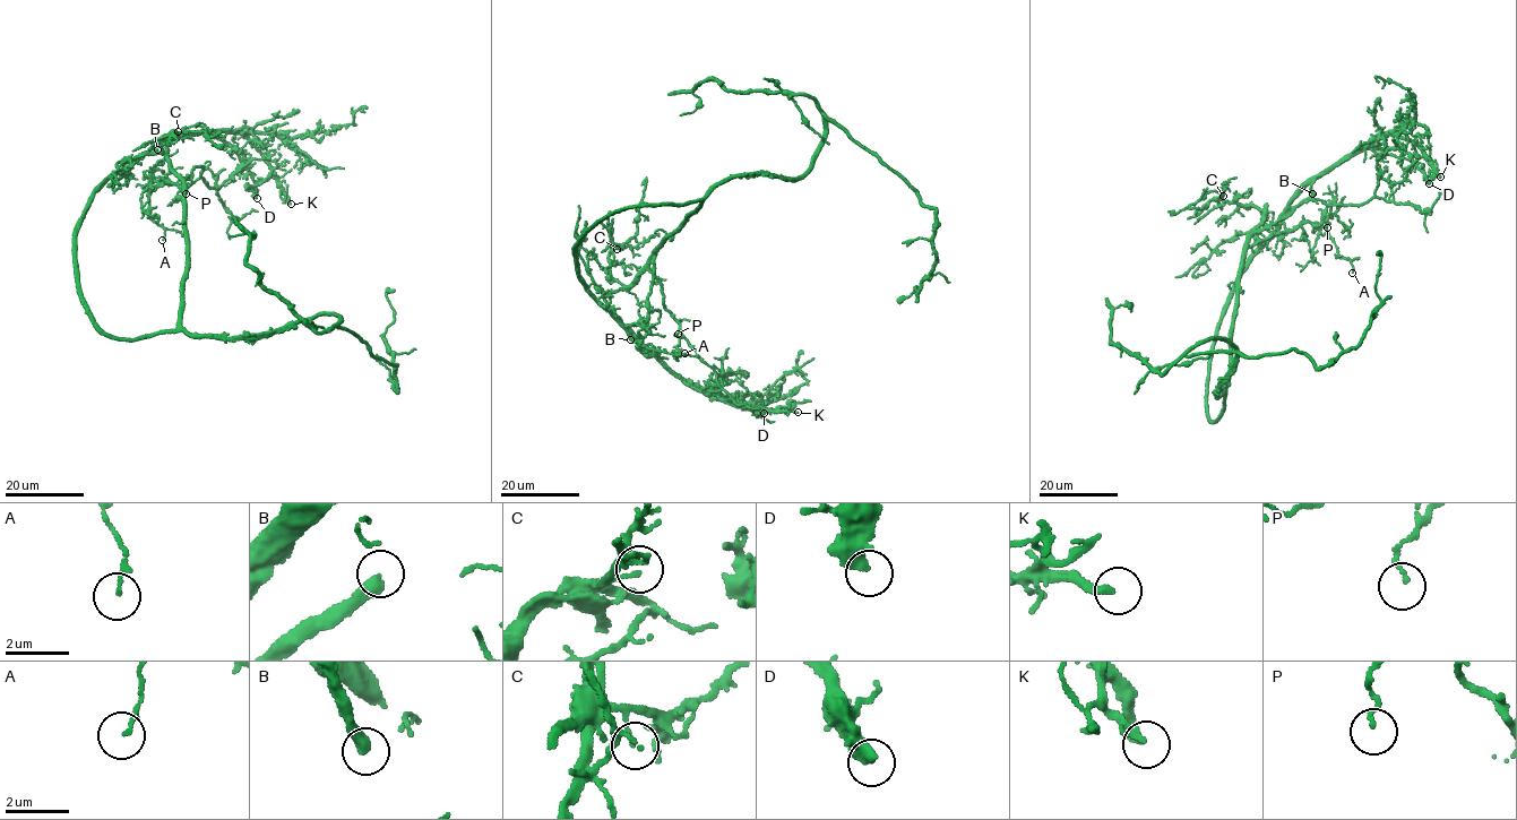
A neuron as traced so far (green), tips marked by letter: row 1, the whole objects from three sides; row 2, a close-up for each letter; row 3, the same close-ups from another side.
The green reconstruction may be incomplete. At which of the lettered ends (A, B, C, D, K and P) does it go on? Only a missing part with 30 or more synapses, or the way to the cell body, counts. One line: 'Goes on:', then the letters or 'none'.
Goes on: B, D, K

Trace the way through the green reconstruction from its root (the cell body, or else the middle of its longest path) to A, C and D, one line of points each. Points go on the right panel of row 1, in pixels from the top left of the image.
A: (1231, 361), (1238, 270), (1242, 253), (1251, 244), (1311, 222), (1326, 229), (1338, 256), (1350, 259), (1352, 273)
C: (1231, 361), (1241, 255), (1247, 238), (1261, 223), (1264, 213), (1252, 206), (1217, 198), (1223, 196)
D: (1231, 361), (1241, 255), (1263, 212), (1274, 233), (1303, 188), (1349, 155), (1375, 147), (1404, 150), (1429, 183)

